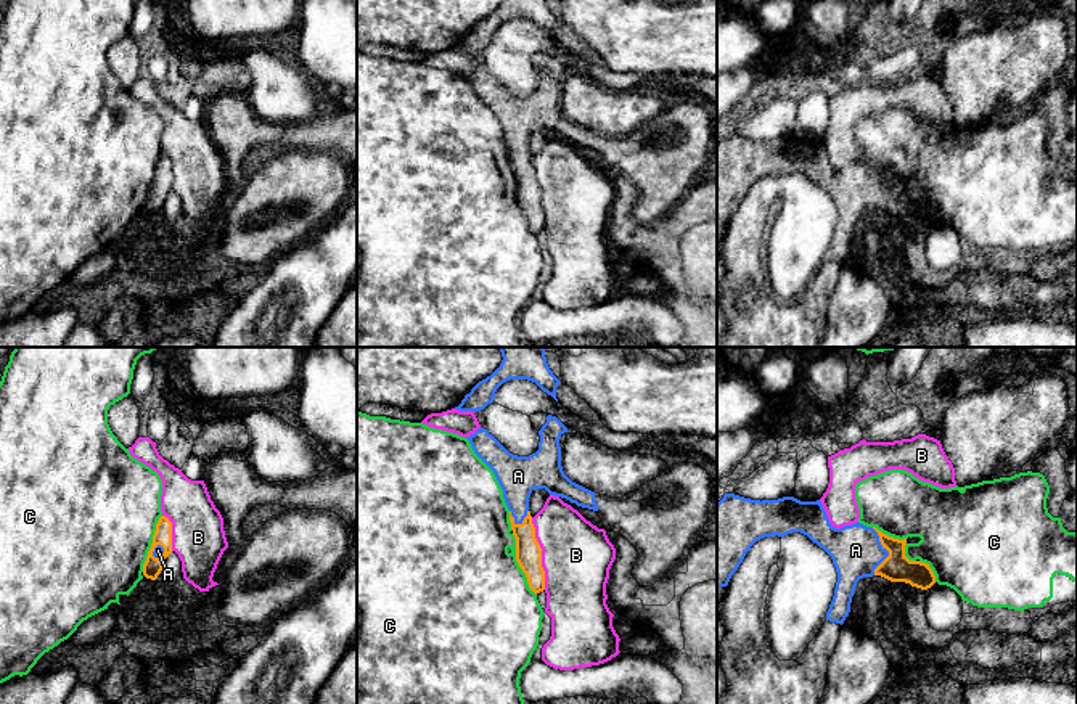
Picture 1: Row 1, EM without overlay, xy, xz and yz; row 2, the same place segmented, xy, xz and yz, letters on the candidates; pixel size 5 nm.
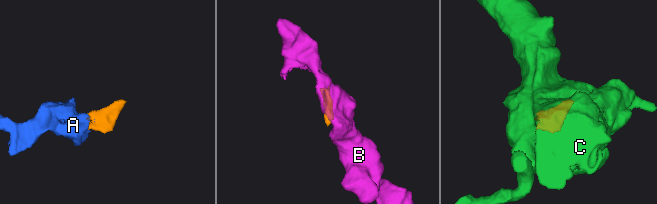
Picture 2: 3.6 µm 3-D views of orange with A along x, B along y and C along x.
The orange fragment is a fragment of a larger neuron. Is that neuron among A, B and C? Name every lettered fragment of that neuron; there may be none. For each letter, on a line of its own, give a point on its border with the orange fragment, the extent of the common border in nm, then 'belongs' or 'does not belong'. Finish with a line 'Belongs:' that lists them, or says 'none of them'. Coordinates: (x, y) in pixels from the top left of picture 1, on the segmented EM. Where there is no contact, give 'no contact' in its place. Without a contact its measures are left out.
A: yz (888, 550) | 240 nm | belongs
B: xz (540, 553) | 360 nm | does not belong
C: xz (518, 563) | 340 nm | does not belong
Belongs: A

